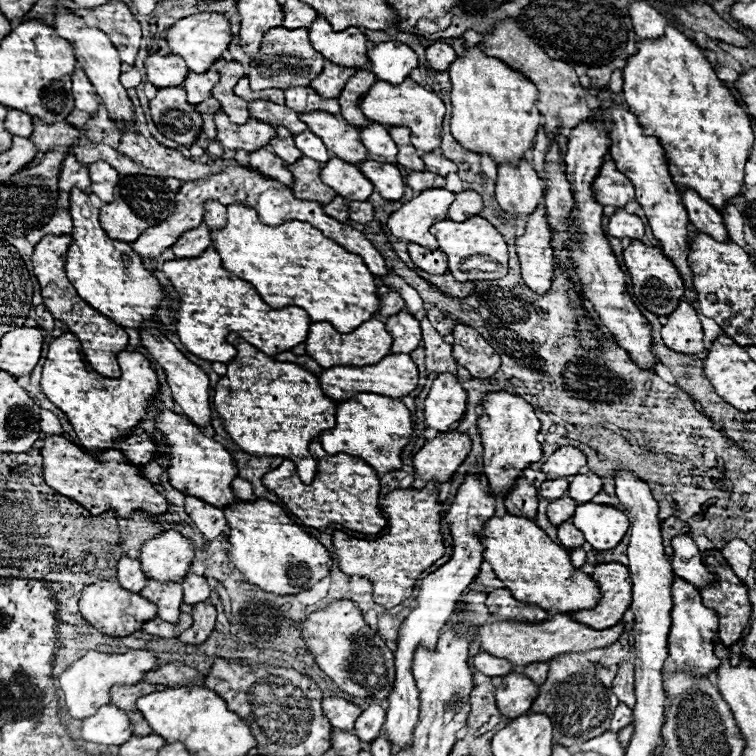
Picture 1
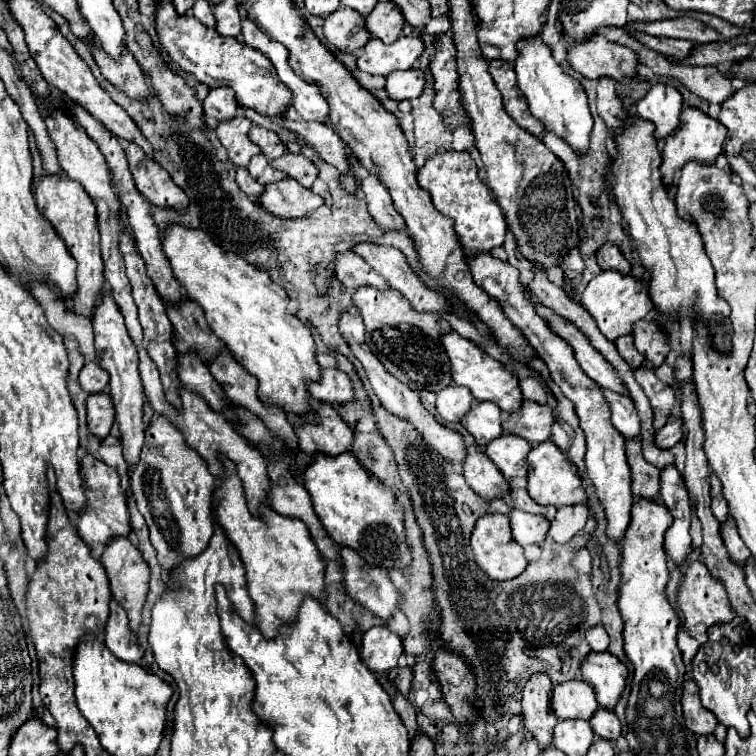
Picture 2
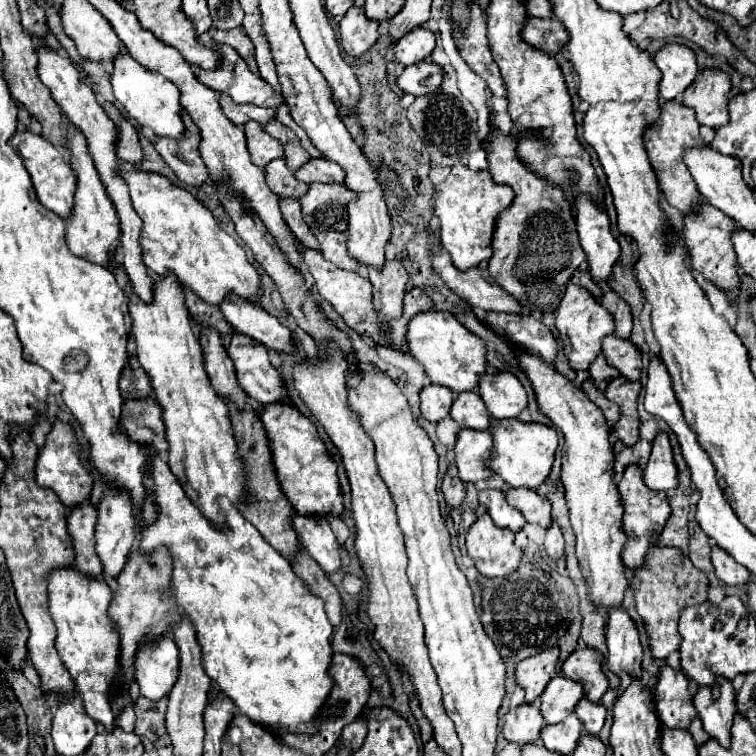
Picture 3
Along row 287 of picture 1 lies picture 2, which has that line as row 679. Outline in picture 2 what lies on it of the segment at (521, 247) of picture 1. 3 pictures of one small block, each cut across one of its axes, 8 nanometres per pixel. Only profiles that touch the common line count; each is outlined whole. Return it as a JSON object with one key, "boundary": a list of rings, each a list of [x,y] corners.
{"boundary":[[[532,674],[522,690],[522,716],[526,728],[534,734],[540,748],[550,746],[552,730],[558,722],[550,708],[552,682],[544,674]]]}

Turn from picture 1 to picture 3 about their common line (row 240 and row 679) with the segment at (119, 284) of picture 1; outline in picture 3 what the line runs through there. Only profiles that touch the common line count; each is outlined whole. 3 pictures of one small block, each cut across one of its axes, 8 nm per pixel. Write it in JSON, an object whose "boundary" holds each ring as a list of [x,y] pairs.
{"boundary":[[[74,568],[54,570],[48,578],[50,592],[50,614],[58,628],[56,650],[70,672],[76,692],[84,700],[86,712],[100,724],[106,726],[108,732],[114,730],[114,714],[112,714],[112,692],[116,688],[116,656],[118,656],[118,632],[112,628],[112,620],[108,616],[108,606],[112,602],[112,590],[104,580],[92,580],[82,576]]]}

